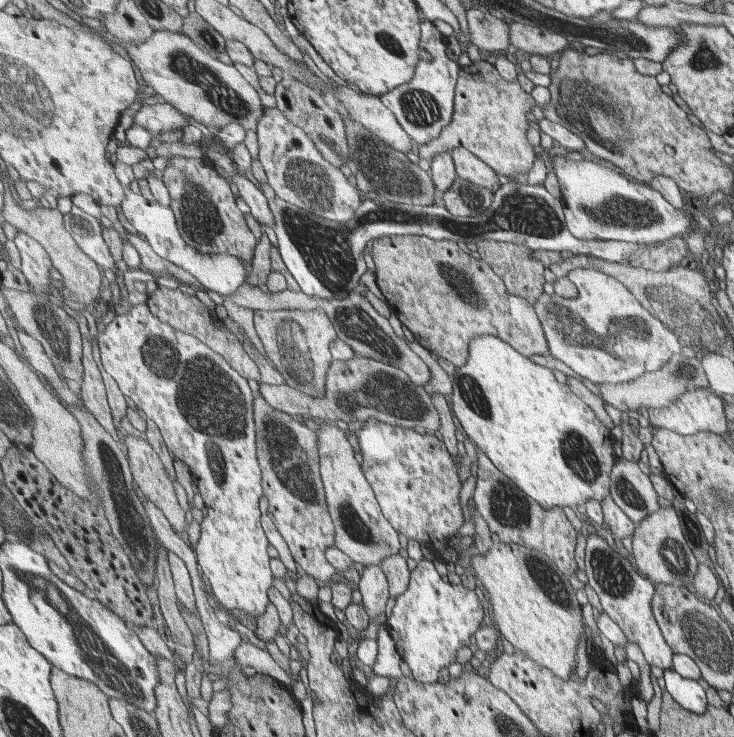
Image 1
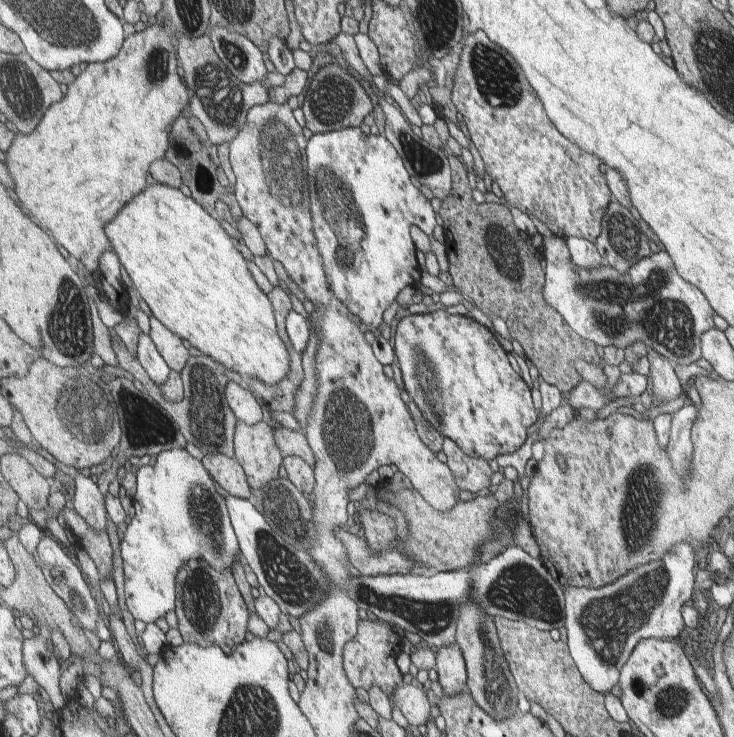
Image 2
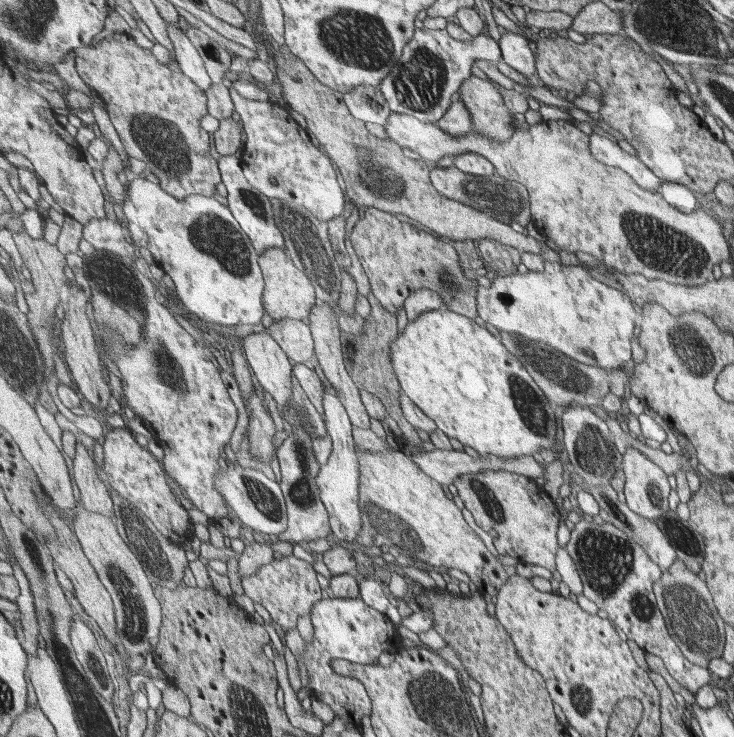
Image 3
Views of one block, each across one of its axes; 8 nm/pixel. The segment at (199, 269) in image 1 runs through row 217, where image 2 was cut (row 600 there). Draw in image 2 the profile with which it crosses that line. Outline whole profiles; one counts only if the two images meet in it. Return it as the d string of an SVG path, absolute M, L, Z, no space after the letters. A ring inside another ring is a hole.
M177 448L176 450L165 451L159 455L156 464L149 464L137 469L137 488L132 498L134 504L135 518L128 522L125 527L124 540L120 542L121 556L123 560L124 569L124 596L126 601L127 609L130 611L134 619L139 620L143 623L154 623L155 620L159 620L161 617L165 617L165 614L170 610L176 609L176 579L181 571L181 568L192 559L204 559L209 562L218 572L219 571L231 571L235 572L236 565L233 565L235 558L238 559L242 555L240 552L239 538L236 536L236 530L232 526L232 518L228 512L227 501L224 497L217 492L215 488L215 480L212 478L212 474L205 468L203 460L197 460L193 458L193 452L186 452L185 448Z

